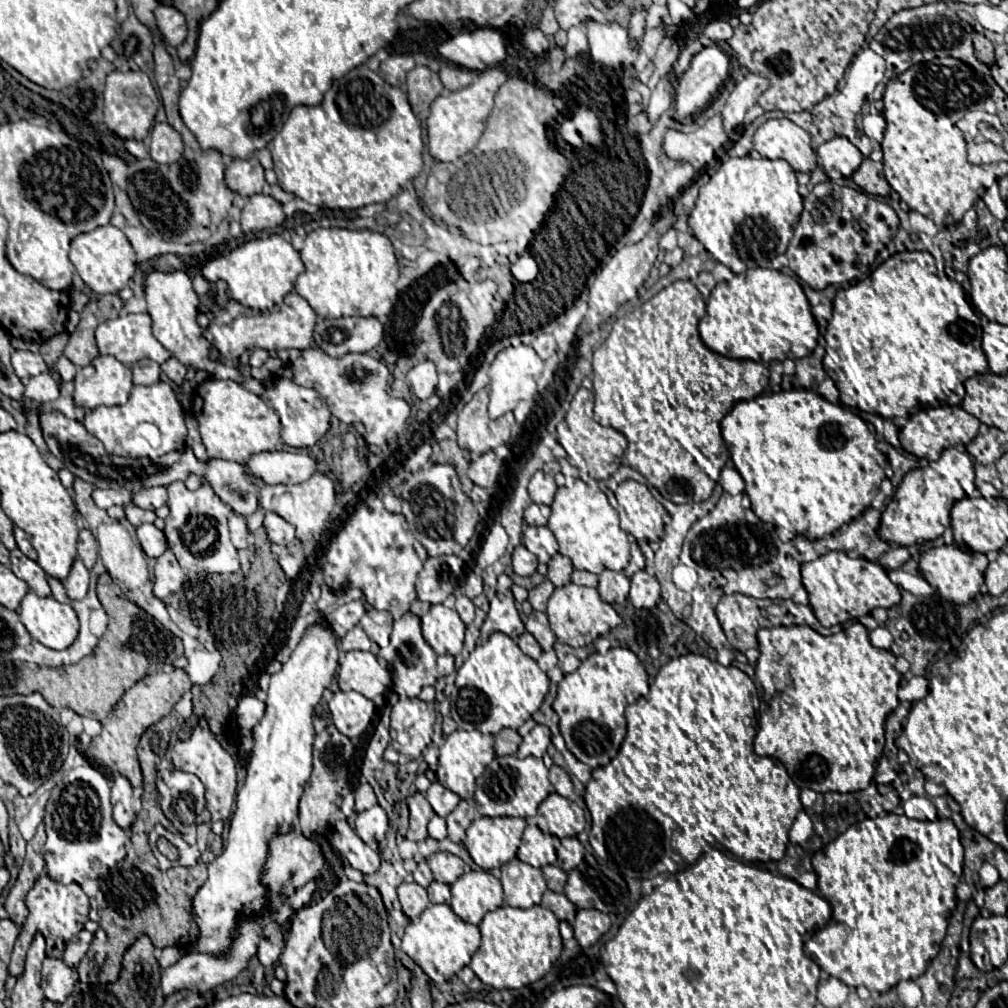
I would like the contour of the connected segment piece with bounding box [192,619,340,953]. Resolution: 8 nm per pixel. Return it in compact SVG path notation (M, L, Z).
M320 619L320 621L316 621L316 623L312 623L308 629L306 629L306 633L304 633L304 637L300 639L300 643L298 643L298 647L296 647L296 651L292 653L292 657L282 665L282 669L276 673L276 675L272 675L272 681L270 681L270 687L268 687L268 699L266 699L266 713L264 713L264 717L262 717L262 721L254 727L254 747L252 747L252 753L250 753L250 761L248 761L248 765L246 765L246 783L244 783L244 787L240 789L240 793L238 793L238 805L236 805L236 811L234 811L234 817L232 817L232 823L230 823L230 833L228 833L228 845L226 845L226 849L222 851L222 855L220 857L216 857L210 865L208 865L208 879L206 879L206 883L198 889L198 893L194 895L194 903L192 903L192 915L194 915L194 919L196 919L196 923L198 923L198 927L200 927L200 937L198 937L198 941L194 943L194 949L192 951L200 951L200 953L222 953L222 951L226 951L226 947L230 945L230 941L232 941L232 937L234 937L234 933L236 933L236 915L238 913L246 913L246 915L264 915L264 907L266 907L266 901L268 901L268 893L266 893L266 887L260 883L260 869L262 869L262 863L264 863L264 859L266 859L266 853L268 853L268 839L276 833L276 831L286 831L296 819L298 819L298 799L300 799L300 795L302 795L302 791L304 791L304 785L306 785L306 781L308 781L308 777L310 777L310 771L312 771L312 741L314 741L314 727L312 727L312 713L314 713L314 707L318 705L318 701L322 699L322 691L330 685L330 681L334 679L334 673L336 673L336 669L338 669L338 659L340 659L340 653L338 653L338 639L336 639L336 633L334 633L334 629L324 621L324 619Z

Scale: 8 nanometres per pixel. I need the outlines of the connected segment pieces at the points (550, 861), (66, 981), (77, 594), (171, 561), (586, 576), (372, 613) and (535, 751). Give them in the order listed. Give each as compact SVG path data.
M528 825L522 835L522 845L518 849L518 859L542 869L546 865L554 865L557 860L556 849L552 845L552 837L544 835L538 825Z
M44 959L42 963L42 991L52 1003L64 1003L74 991L72 969L60 959Z
M76 559L72 565L72 571L64 583L68 589L68 597L70 599L84 599L86 591L88 591L88 581L90 581L90 571L84 567L84 563L80 563L80 559Z
M166 549L154 565L154 595L164 599L166 595L178 591L186 579L186 571L176 563L176 557Z
M574 569L574 573L572 573L572 583L576 583L576 585L586 585L586 587L598 587L598 575L594 575L594 573L590 573L590 571Z
M370 607L360 619L360 625L378 647L388 646L390 633L392 633L392 615L388 615L388 611L378 611Z
M536 725L528 735L523 737L522 745L520 745L516 755L520 759L530 755L542 758L542 755L546 753L546 747L551 744L551 735L551 731L546 725Z

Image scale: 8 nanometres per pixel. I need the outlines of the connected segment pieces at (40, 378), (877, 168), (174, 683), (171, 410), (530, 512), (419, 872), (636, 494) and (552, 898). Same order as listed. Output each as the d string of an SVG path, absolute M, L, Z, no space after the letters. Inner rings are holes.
M40 373L40 375L32 377L32 379L26 383L26 395L28 395L36 405L42 405L42 403L48 403L48 401L58 399L58 395L60 395L60 385L50 377L50 373Z
M864 159L860 169L852 175L854 183L868 195L880 195L886 197L890 193L890 185L884 177L882 163L874 163L870 159Z
M148 661L147 673L144 679L138 681L134 687L127 689L128 691L124 691L122 701L118 703L116 709L110 711L104 721L98 721L95 717L82 717L84 732L90 734L92 738L90 755L94 757L94 761L112 772L122 773L132 783L132 787L142 785L142 771L140 771L138 757L136 757L136 747L138 747L140 735L150 725L160 721L164 715L170 715L174 705L176 705L176 701L192 687L192 683L188 681L184 671L178 669L178 679L176 679L176 673L168 673L169 669L175 667L166 663L159 664L161 664L161 668L156 671L152 666L153 664ZM99 723L101 726L99 726Z
M164 381L154 383L152 387L136 385L136 389L132 389L126 405L96 407L84 417L82 423L84 423L86 431L90 435L94 435L96 439L100 439L104 449L116 457L156 459L170 451L184 449L184 439L186 439L184 411L182 411L176 391Z
M532 503L532 505L524 511L524 521L526 521L526 525L536 525L536 527L546 525L546 523L548 523L546 511L548 511L548 507L540 507L540 505L534 505L534 503Z
M420 861L420 863L418 863L418 867L416 867L416 871L412 874L414 881L416 881L418 885L422 885L422 887L428 887L428 885L434 881L432 871L430 871L430 867L426 865L426 861Z
M624 481L616 489L620 527L638 541L660 541L664 537L666 509L652 497L646 485Z
M546 891L544 893L544 899L540 903L542 907L550 909L560 921L568 921L570 925L574 923L574 915L576 915L576 907L568 901L566 895L562 893L552 893L552 891Z

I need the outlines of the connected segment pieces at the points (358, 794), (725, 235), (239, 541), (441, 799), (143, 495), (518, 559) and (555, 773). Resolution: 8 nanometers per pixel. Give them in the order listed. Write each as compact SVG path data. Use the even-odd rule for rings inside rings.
M362 783L362 785L354 791L354 799L356 799L356 807L354 807L356 813L360 813L360 811L370 809L370 807L376 805L376 795L374 795L374 791L372 791L372 787L370 787L368 783Z
M754 149L746 155L751 157L729 159L728 151L727 156L728 161L718 173L700 187L688 225L706 251L730 271L744 273L752 267L770 267L770 261L786 251L792 239L792 225L802 213L796 173L782 159L754 159L758 157Z
M230 515L230 539L234 543L236 549L246 549L248 547L248 529L246 529L246 521L242 515Z
M440 783L430 785L430 789L426 791L426 799L428 799L428 803L432 805L432 809L438 817L450 815L456 809L458 801L460 801L460 797L456 793L444 789Z
M150 487L150 489L142 489L138 493L134 493L136 499L132 499L134 505L142 507L142 509L158 509L162 505L166 505L168 501L168 491L166 487Z
M524 545L514 549L514 553L512 553L512 569L514 569L516 575L530 577L532 573L536 573L536 567L538 567L536 555L532 555Z
M558 765L550 767L550 781L552 781L552 785L554 785L558 795L562 795L562 797L570 797L572 795L570 775L562 767L558 767Z

